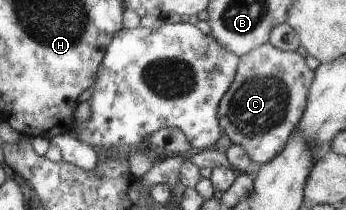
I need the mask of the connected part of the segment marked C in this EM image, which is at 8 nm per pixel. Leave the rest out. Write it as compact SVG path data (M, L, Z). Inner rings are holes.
M269 42L238 58L234 80L217 105L216 118L222 133L240 146L250 162L264 165L284 149L288 134L300 121L314 72L295 51L282 51Z

